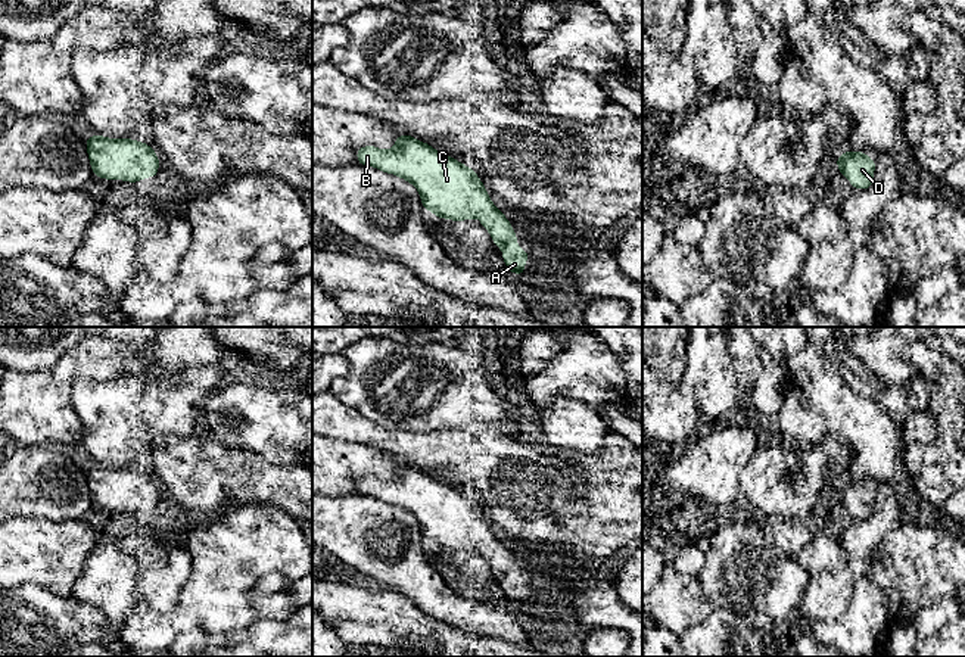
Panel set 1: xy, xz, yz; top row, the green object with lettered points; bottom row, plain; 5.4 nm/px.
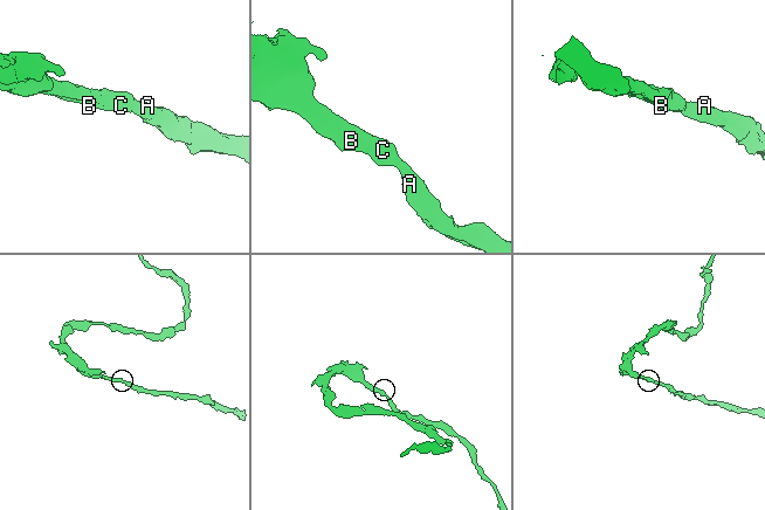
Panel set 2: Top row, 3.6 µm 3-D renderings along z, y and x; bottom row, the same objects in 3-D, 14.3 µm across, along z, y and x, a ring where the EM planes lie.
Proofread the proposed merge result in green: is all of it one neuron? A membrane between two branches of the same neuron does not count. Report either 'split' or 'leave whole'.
leave whole

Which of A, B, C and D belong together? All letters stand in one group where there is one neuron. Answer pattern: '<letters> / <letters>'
A B C D

